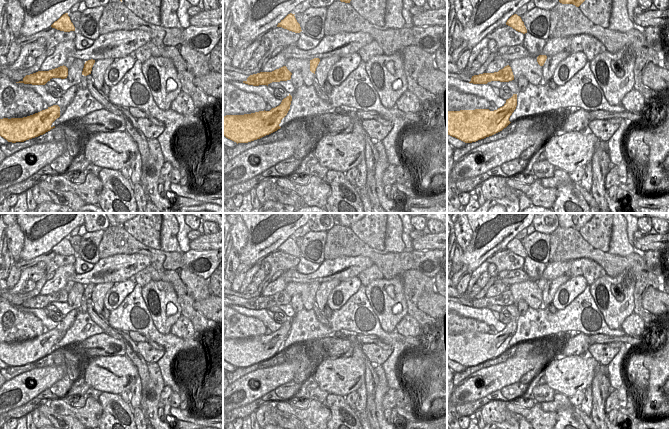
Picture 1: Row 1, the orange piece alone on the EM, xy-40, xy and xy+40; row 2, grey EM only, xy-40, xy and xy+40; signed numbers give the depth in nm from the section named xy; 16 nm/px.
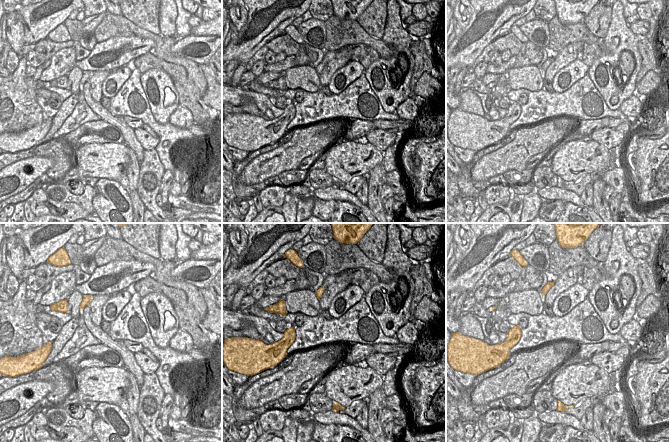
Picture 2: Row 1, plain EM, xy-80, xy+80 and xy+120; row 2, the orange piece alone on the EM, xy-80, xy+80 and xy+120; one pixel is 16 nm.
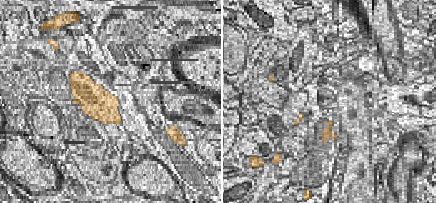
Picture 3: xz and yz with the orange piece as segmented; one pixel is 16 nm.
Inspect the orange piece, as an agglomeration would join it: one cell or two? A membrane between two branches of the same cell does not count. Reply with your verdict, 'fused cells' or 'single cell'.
fused cells

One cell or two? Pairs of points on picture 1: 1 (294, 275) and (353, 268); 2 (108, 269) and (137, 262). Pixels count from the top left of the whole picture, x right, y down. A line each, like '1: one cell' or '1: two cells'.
1: one cell
2: one cell

